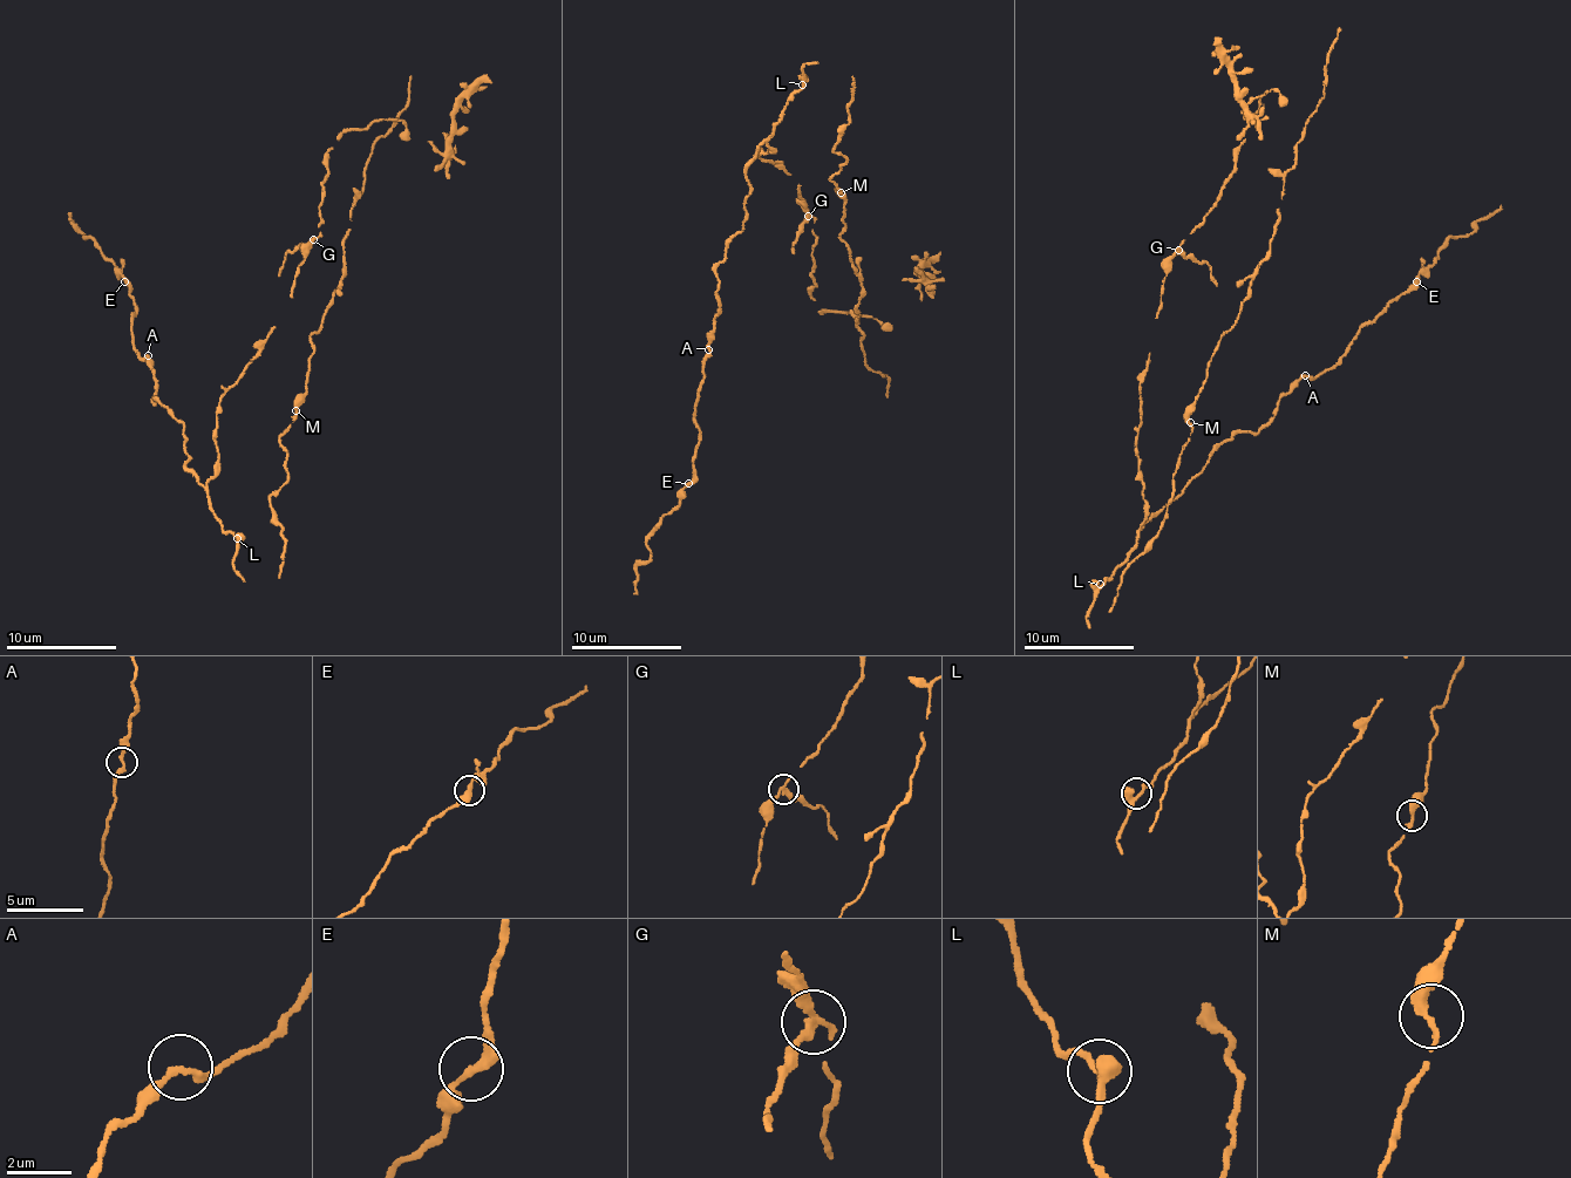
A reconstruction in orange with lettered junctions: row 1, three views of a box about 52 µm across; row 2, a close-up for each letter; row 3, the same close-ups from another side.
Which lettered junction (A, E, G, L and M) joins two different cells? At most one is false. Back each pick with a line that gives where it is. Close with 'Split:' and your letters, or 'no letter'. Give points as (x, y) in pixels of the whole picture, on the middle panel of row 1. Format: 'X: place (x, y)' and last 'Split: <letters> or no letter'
G: place (808, 216)
Split: G

